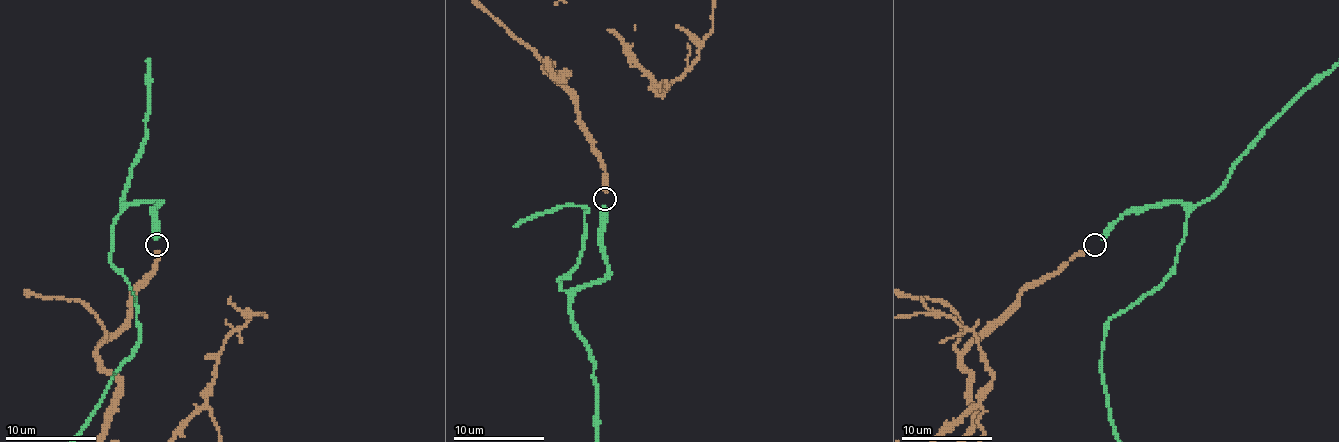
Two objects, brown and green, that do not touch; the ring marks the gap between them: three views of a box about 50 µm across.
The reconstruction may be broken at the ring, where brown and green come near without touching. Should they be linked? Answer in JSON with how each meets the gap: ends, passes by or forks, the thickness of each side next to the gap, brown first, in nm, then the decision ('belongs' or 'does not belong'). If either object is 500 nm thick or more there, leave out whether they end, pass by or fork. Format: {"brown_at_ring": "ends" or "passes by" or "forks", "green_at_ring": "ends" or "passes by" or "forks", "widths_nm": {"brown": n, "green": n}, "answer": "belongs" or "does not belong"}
{"brown_at_ring": "ends", "green_at_ring": "ends", "widths_nm": {"brown": 340, "green": 320}, "answer": "belongs"}

